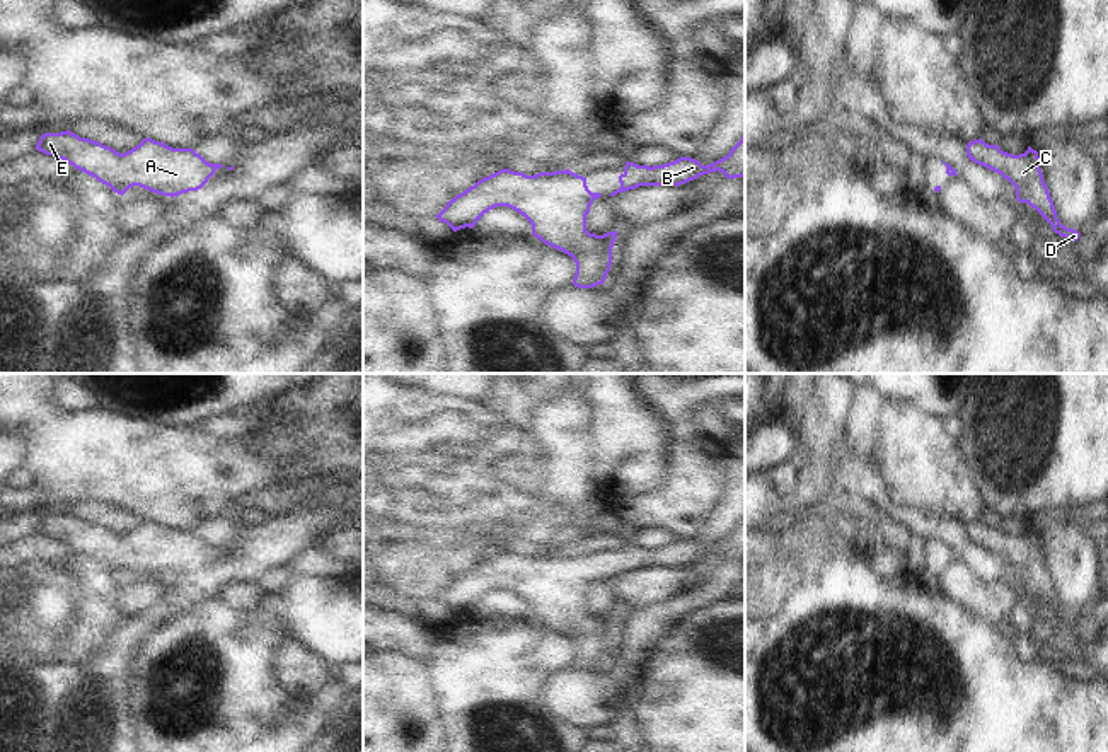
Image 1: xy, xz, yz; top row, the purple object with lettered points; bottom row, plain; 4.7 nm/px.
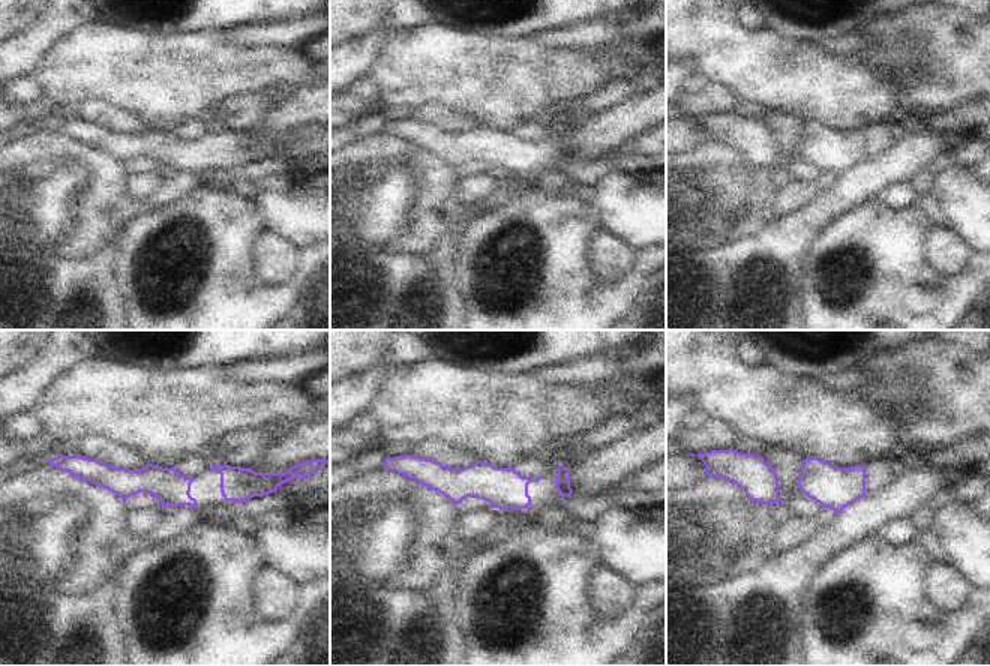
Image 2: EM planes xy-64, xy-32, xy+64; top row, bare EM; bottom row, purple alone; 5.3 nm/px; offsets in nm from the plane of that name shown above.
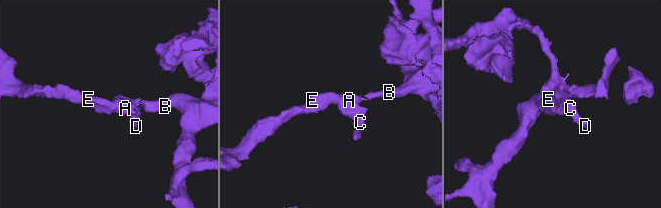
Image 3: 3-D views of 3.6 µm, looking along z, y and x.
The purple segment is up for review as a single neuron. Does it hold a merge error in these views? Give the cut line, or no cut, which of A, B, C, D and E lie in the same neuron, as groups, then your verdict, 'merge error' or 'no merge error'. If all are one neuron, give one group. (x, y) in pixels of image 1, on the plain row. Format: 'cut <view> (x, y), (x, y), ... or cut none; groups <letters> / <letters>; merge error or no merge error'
cut none; groups A B C D E; no merge error

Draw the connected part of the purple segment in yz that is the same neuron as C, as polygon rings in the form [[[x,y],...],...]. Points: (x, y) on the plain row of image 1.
[[[982,520],[968,524],[967,537],[978,547],[984,547],[1016,570],[1016,581],[1035,590],[1060,619],[1079,621],[1079,614],[1067,610],[1057,600],[1053,583],[1043,563],[1038,534],[1028,529],[1024,535],[1013,537],[1002,534],[999,527],[989,527]]]

